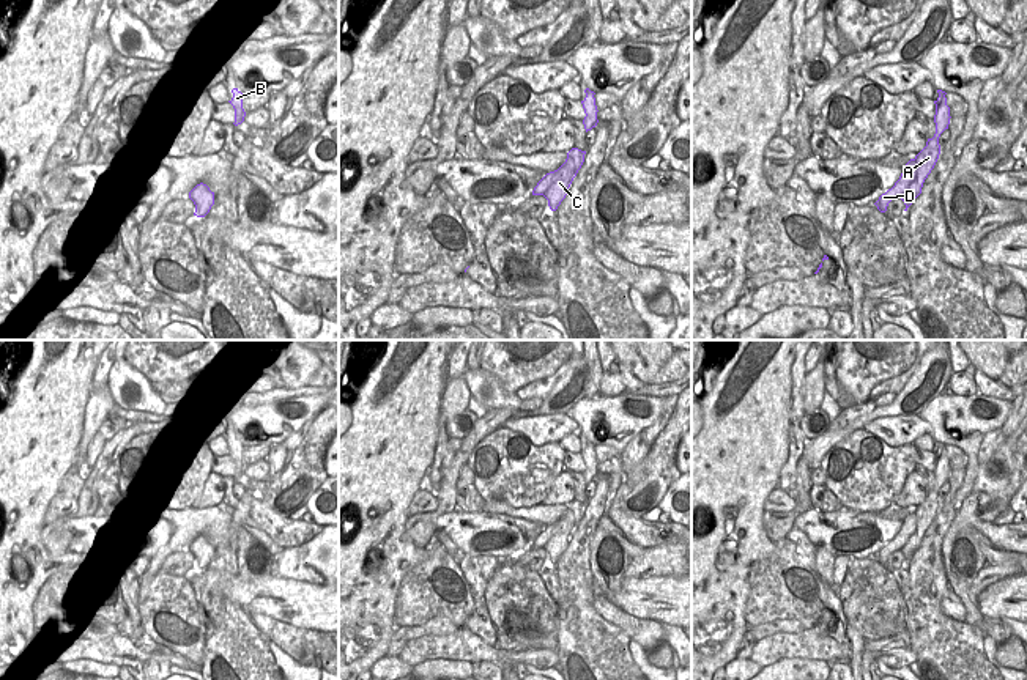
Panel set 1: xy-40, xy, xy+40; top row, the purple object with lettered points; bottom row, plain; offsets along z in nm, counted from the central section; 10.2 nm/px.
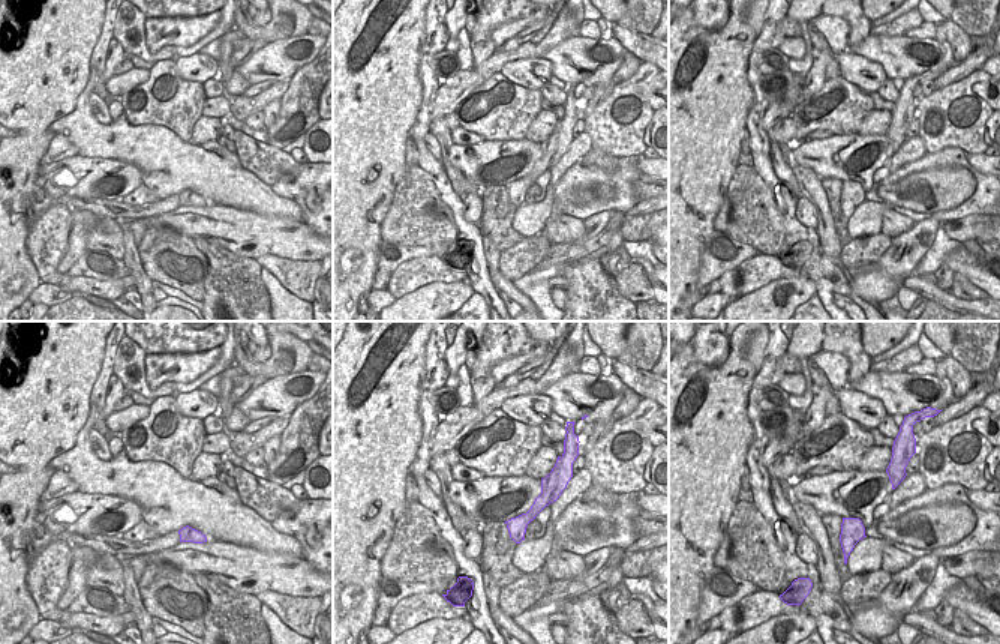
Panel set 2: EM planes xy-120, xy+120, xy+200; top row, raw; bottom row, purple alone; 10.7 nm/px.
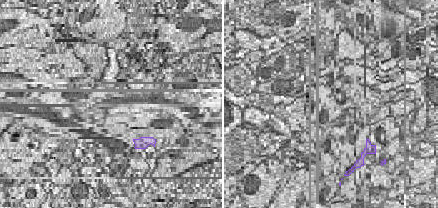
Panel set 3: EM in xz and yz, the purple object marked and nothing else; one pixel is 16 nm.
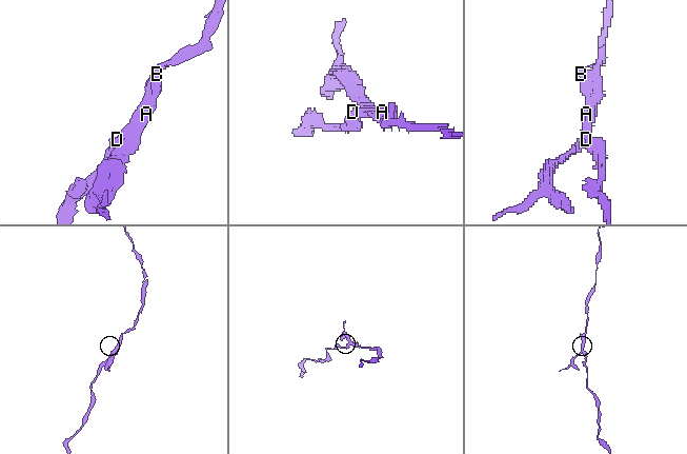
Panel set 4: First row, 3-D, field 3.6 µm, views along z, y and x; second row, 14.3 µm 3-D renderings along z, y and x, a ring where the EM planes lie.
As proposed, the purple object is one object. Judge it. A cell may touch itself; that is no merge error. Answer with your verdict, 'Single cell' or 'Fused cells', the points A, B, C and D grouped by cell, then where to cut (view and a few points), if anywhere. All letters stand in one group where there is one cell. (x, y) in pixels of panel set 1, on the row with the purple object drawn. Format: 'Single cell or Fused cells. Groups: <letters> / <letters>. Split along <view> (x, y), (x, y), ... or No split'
Fused cells. Groups: A B C / D. Split along xy+40 (893, 186), (898, 189), (898, 197).

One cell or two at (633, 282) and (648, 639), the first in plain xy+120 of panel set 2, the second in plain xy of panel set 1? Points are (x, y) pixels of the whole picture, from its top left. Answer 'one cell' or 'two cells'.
two cells

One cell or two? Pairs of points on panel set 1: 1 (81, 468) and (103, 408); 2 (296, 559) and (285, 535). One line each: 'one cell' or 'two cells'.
1: one cell
2: two cells

